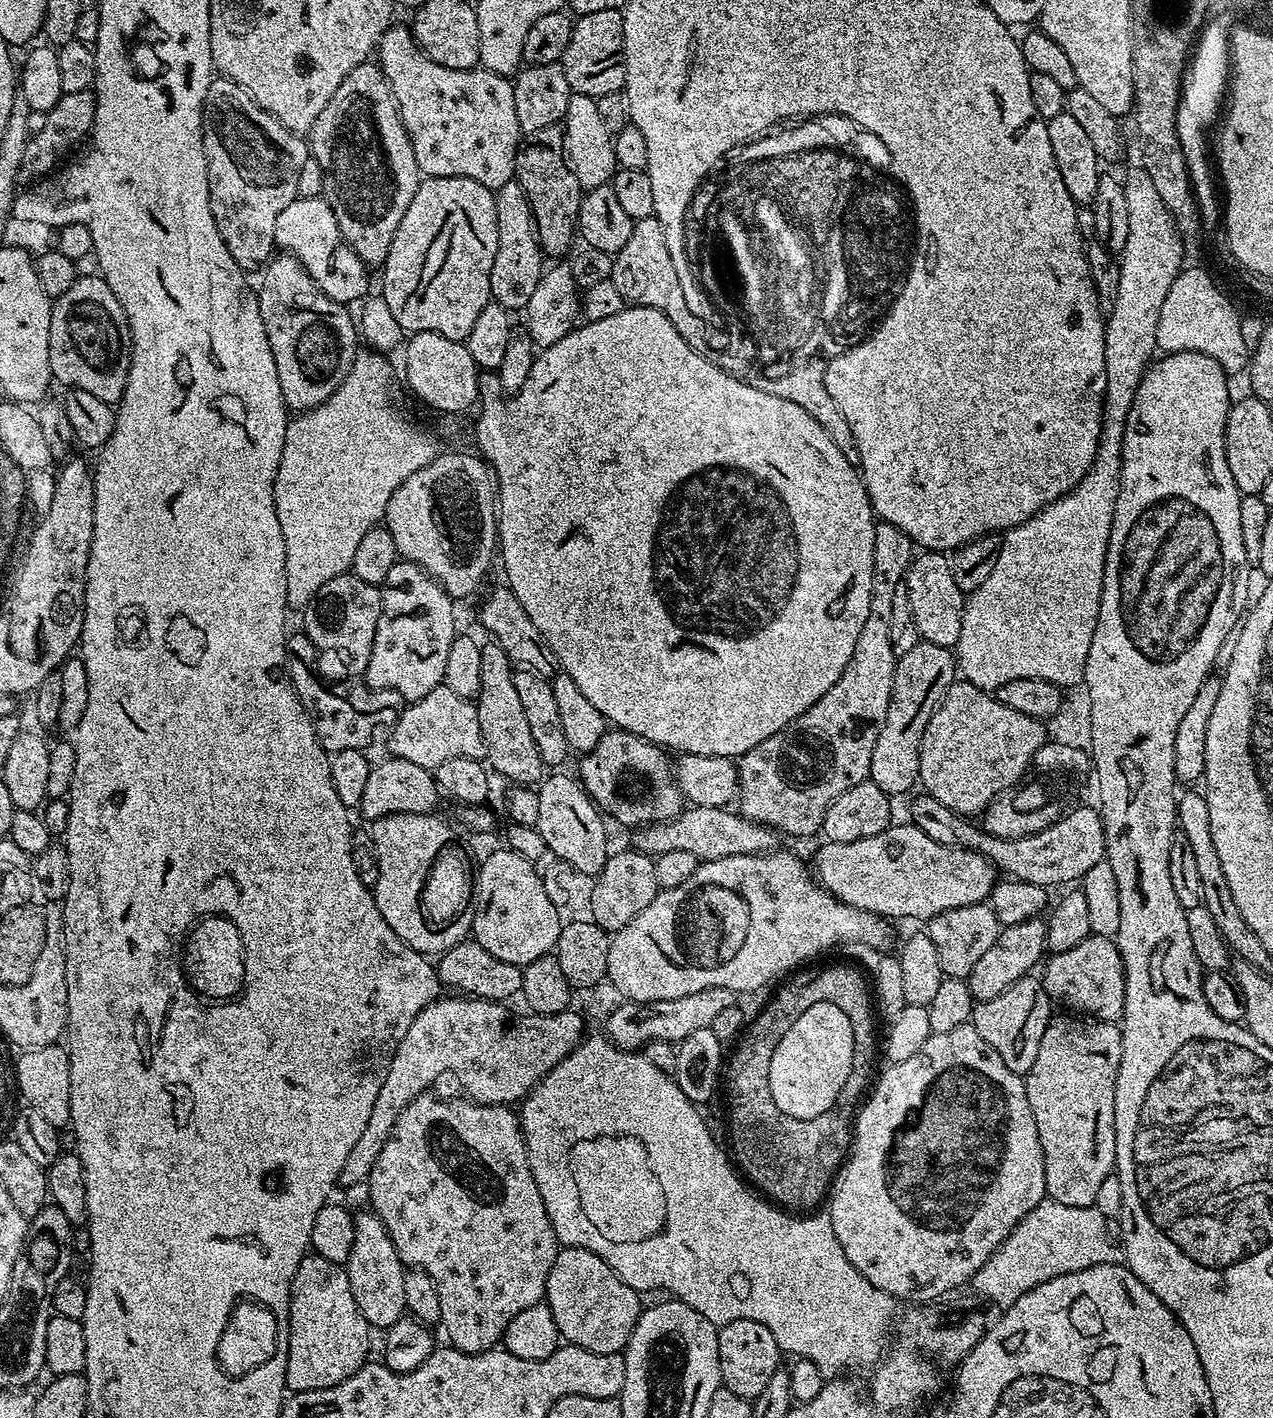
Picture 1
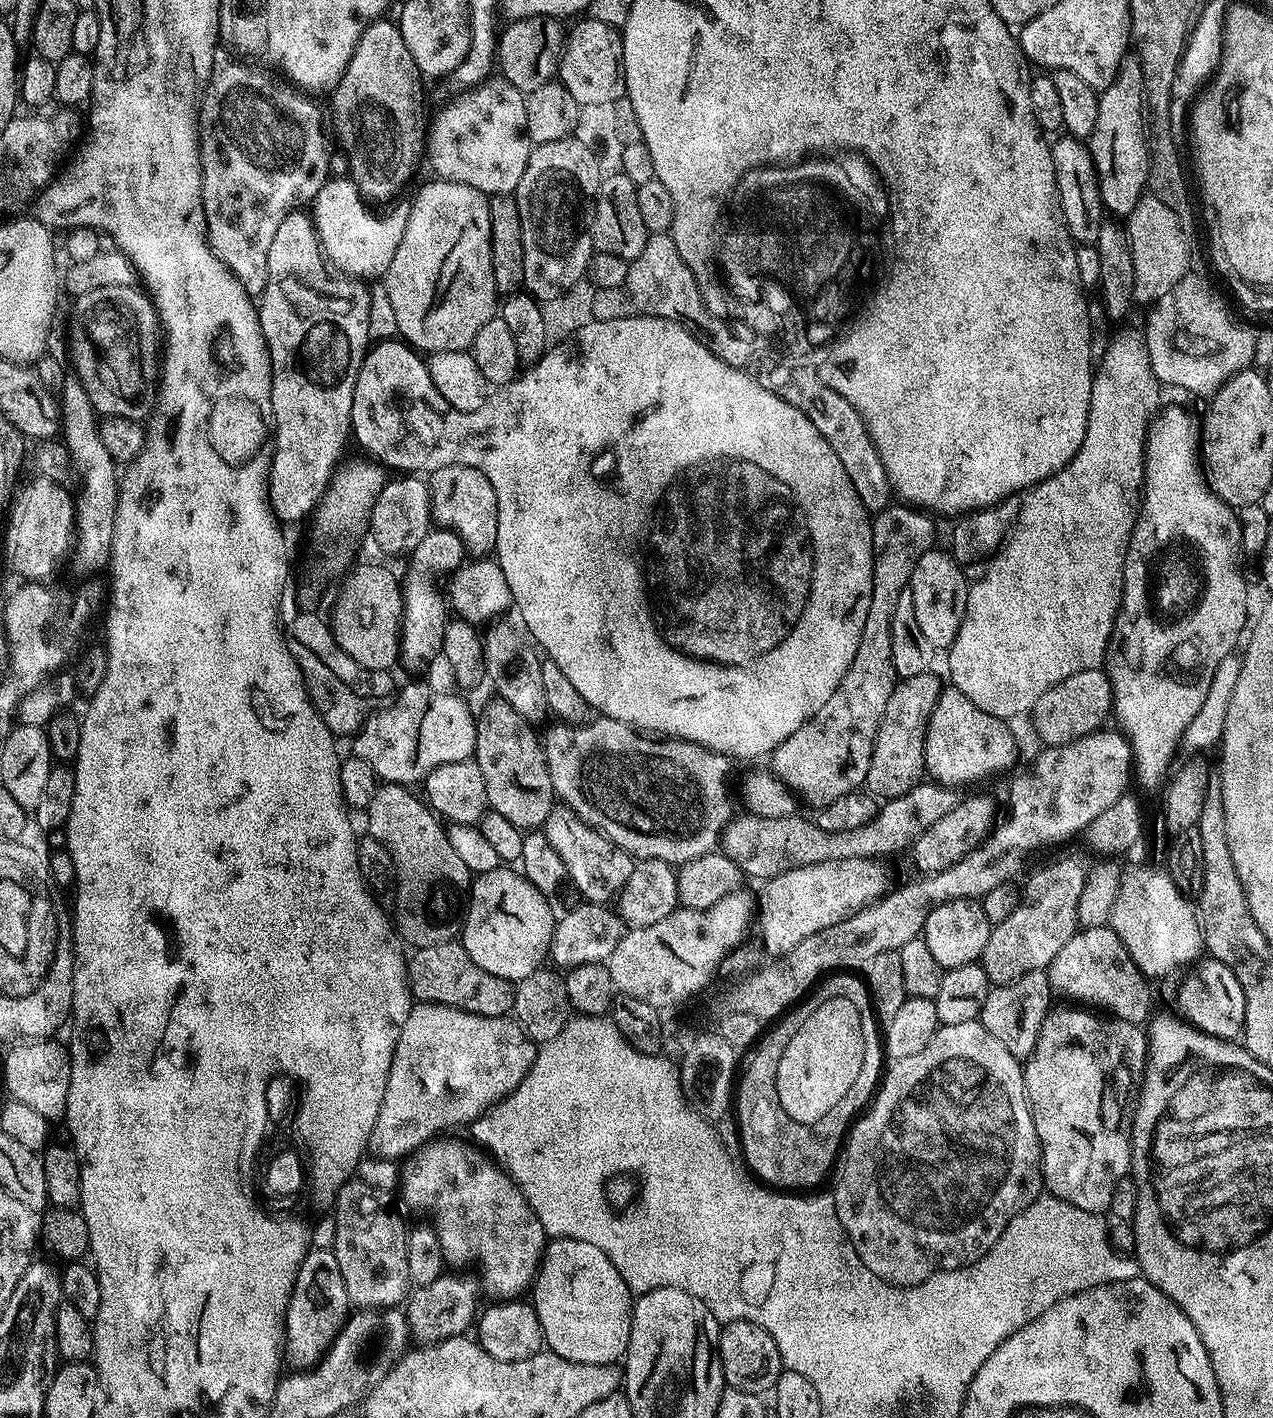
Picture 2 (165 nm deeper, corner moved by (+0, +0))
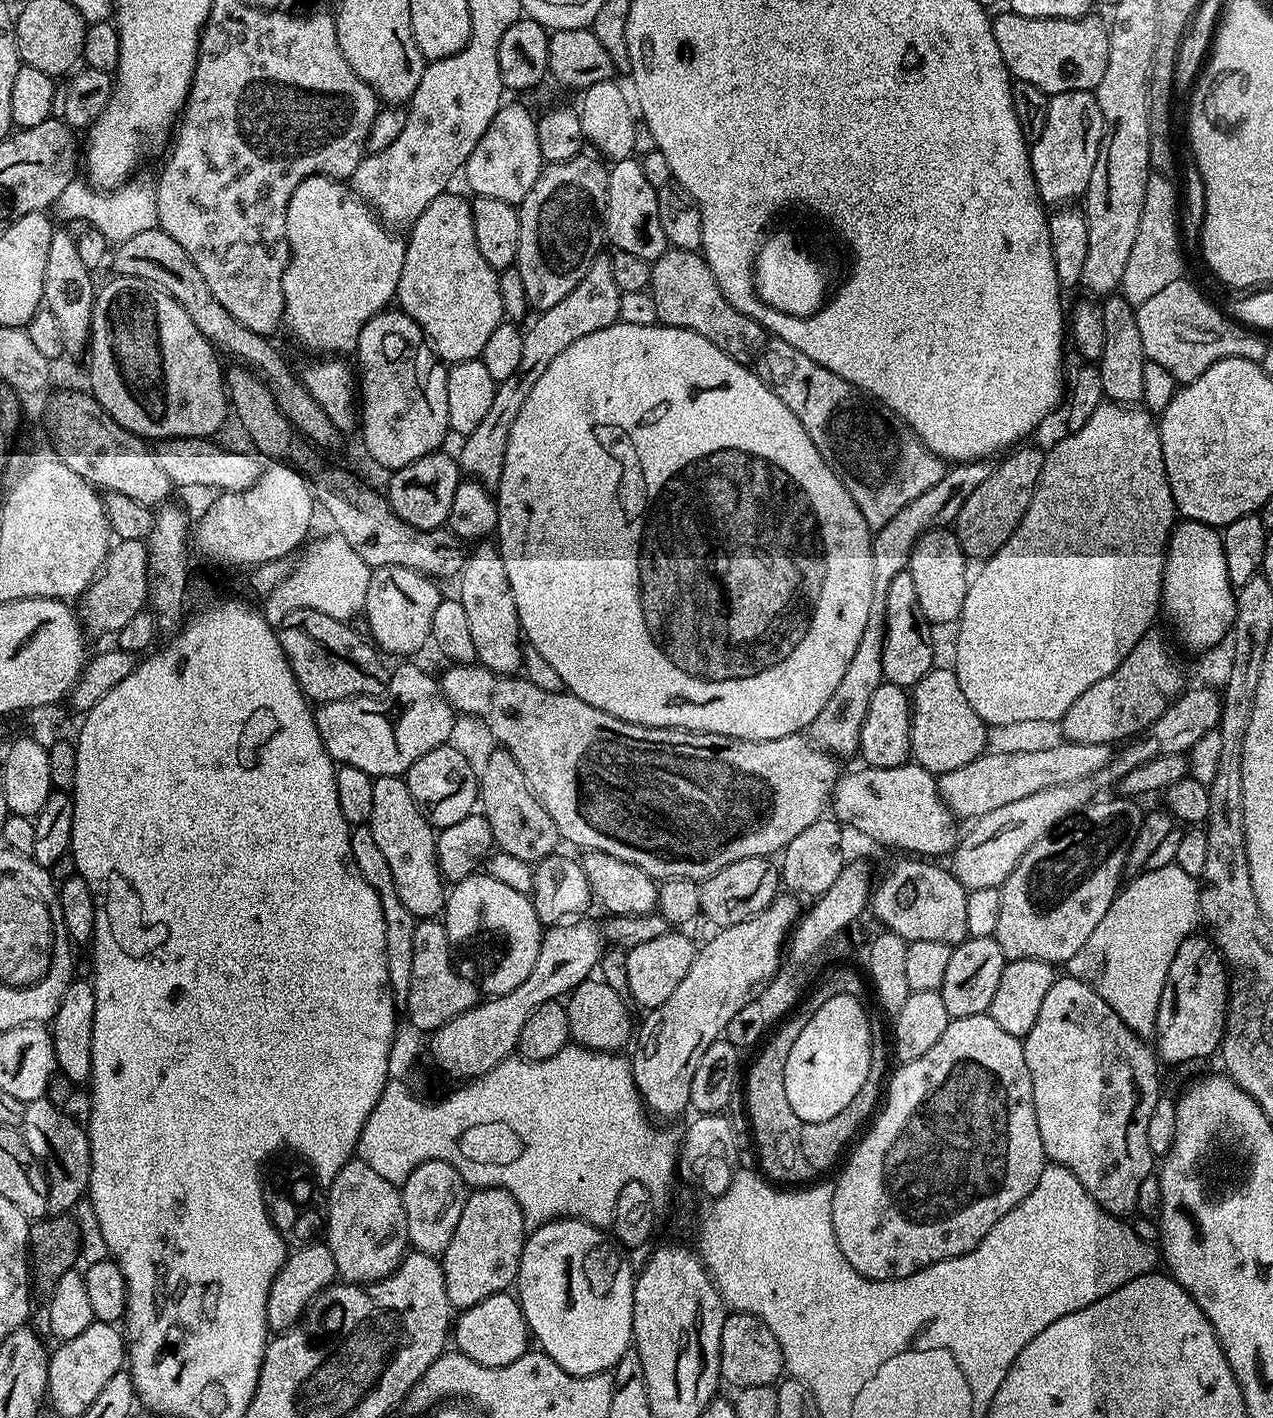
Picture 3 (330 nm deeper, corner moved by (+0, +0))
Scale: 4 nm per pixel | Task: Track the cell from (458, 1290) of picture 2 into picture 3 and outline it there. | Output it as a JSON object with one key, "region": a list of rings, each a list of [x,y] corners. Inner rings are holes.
{"region":[[[504,1188],[475,1189],[469,1195],[466,1206],[462,1206],[462,1218],[458,1218],[454,1238],[450,1238],[450,1246],[446,1246],[442,1257],[449,1305],[453,1309],[463,1310],[482,1302],[482,1298],[490,1298],[490,1294],[509,1291],[516,1283],[525,1239],[524,1215],[518,1202],[514,1202],[514,1194]]]}

